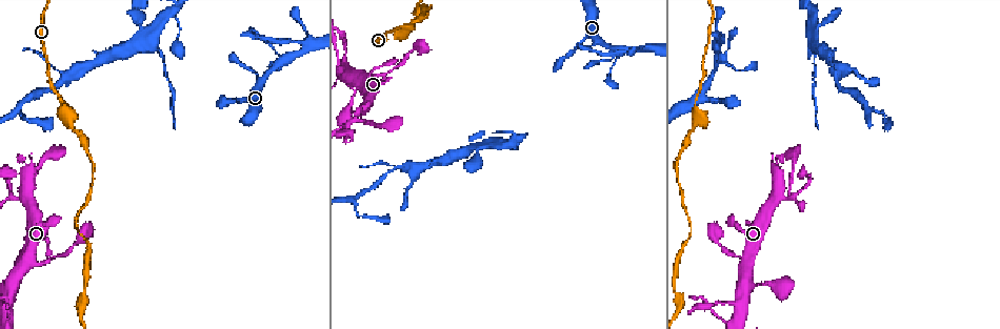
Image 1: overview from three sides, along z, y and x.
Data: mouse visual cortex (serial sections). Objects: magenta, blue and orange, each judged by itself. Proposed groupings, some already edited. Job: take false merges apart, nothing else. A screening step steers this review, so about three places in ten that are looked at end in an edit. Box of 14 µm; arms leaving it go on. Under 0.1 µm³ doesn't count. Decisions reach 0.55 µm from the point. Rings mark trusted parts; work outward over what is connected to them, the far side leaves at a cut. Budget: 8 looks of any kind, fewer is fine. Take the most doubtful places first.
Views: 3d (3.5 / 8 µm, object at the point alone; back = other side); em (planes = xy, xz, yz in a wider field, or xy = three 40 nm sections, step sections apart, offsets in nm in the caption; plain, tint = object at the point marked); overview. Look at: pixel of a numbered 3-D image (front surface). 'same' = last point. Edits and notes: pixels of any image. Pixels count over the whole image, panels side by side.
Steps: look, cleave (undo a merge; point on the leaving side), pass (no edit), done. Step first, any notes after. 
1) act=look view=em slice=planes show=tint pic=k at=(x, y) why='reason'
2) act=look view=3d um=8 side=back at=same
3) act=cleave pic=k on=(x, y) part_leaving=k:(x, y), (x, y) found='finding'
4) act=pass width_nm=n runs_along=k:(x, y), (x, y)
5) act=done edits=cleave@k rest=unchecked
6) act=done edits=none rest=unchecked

act=look view=3d um=3.5 pic=1 at=(13, 197) why='looks like a crossing'

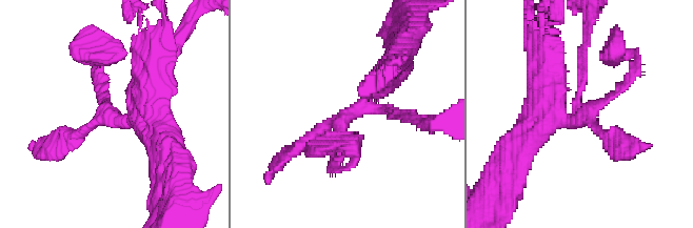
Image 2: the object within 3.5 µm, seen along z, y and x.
act=pass runs_along=2:(540, 115), (578, 121), (638, 62) found='one cell here'

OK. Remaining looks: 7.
act=look view=3d um=3.5 pic=1 at=(9, 319) why='thick turns thin'

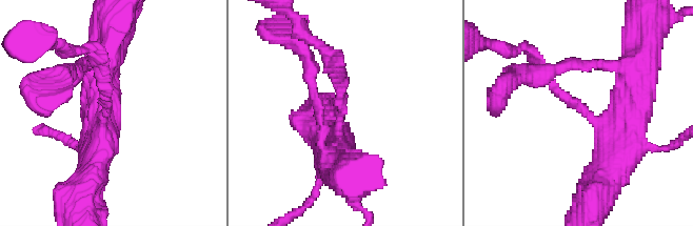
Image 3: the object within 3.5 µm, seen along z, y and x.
act=look view=em slice=xy step=2 show=tint pic=3 at=(345, 113) arm_widths_nm=150,500

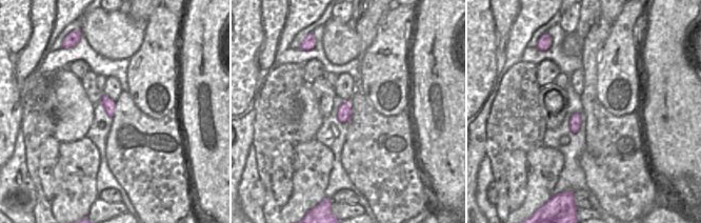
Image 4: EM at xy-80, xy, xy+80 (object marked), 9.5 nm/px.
act=pass runs_along=3:(636, 96), (625, 122), (598, 122), (538, 63) found='one cell here'

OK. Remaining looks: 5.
act=look view=3d um=3.5 side=back pic=1 at=(641, 49) why='branch point'

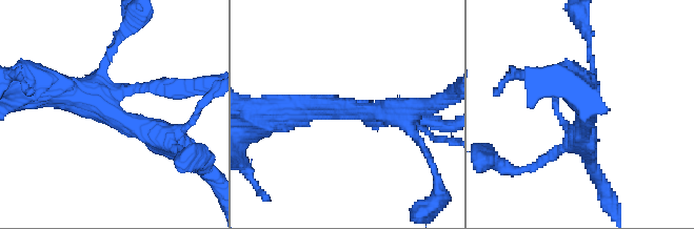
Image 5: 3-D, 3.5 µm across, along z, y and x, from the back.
act=look view=em slice=xy step=5 show=tint pic=5 at=(109, 106) why='now the EM'

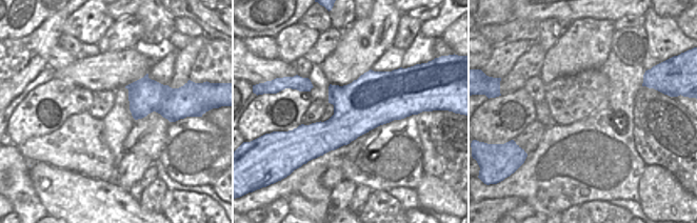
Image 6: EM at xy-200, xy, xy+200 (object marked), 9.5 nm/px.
act=pass width_nm=500 runs_along=5:(581, 139), (590, 90), (579, 90) found='one cell here'

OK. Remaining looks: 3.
act=done edits=none rest=unchecked

